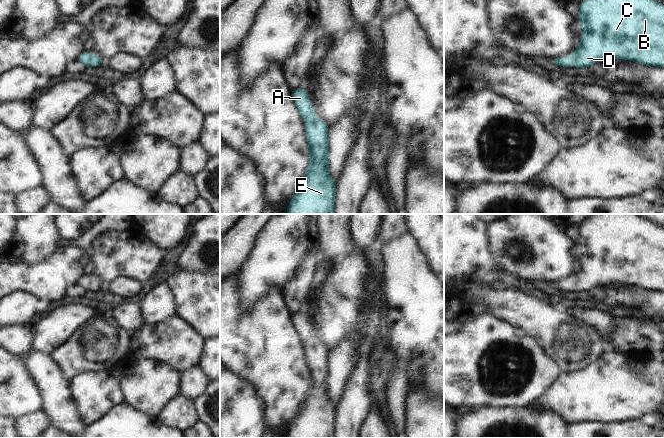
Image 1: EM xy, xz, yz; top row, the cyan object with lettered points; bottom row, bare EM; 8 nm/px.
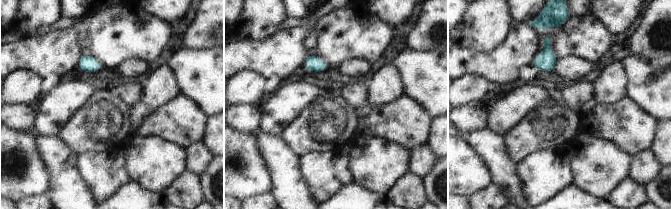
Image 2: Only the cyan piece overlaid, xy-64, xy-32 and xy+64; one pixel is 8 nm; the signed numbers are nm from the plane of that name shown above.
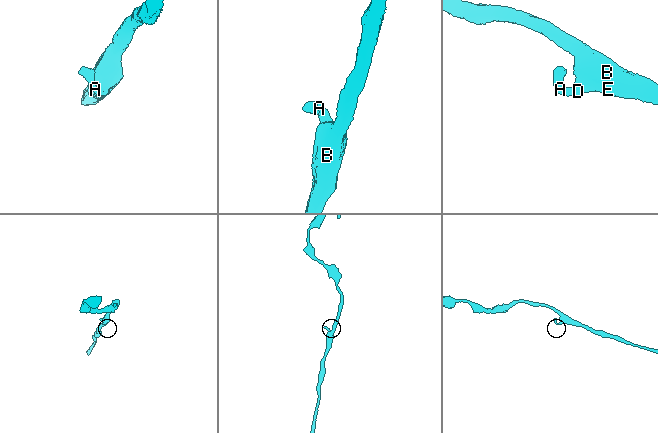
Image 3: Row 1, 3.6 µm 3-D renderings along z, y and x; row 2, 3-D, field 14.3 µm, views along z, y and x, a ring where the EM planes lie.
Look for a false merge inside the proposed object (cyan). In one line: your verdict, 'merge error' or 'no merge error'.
no merge error

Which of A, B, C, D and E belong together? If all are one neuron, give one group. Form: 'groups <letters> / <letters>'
groups A B C D E

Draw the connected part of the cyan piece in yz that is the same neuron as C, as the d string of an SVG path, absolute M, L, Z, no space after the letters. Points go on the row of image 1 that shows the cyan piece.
M584 0L579 5L578 22L583 29L582 39L579 46L574 50L572 55L557 58L554 63L565 68L588 68L597 62L604 62L609 59L630 60L631 62L641 63L643 66L664 67L664 5L655 0Z

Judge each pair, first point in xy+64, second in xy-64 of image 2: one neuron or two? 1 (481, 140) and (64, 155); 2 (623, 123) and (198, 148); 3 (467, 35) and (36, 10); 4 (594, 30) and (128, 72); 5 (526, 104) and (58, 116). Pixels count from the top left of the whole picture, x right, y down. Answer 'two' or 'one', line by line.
1: one
2: two
3: one
4: two
5: one

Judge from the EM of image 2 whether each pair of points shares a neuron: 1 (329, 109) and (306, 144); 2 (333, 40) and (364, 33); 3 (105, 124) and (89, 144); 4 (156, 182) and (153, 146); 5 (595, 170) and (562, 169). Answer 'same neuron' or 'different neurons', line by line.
1: same neuron
2: same neuron
3: same neuron
4: same neuron
5: different neurons

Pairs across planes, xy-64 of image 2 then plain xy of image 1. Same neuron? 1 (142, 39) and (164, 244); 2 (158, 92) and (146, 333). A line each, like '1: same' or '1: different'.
1: different
2: different

